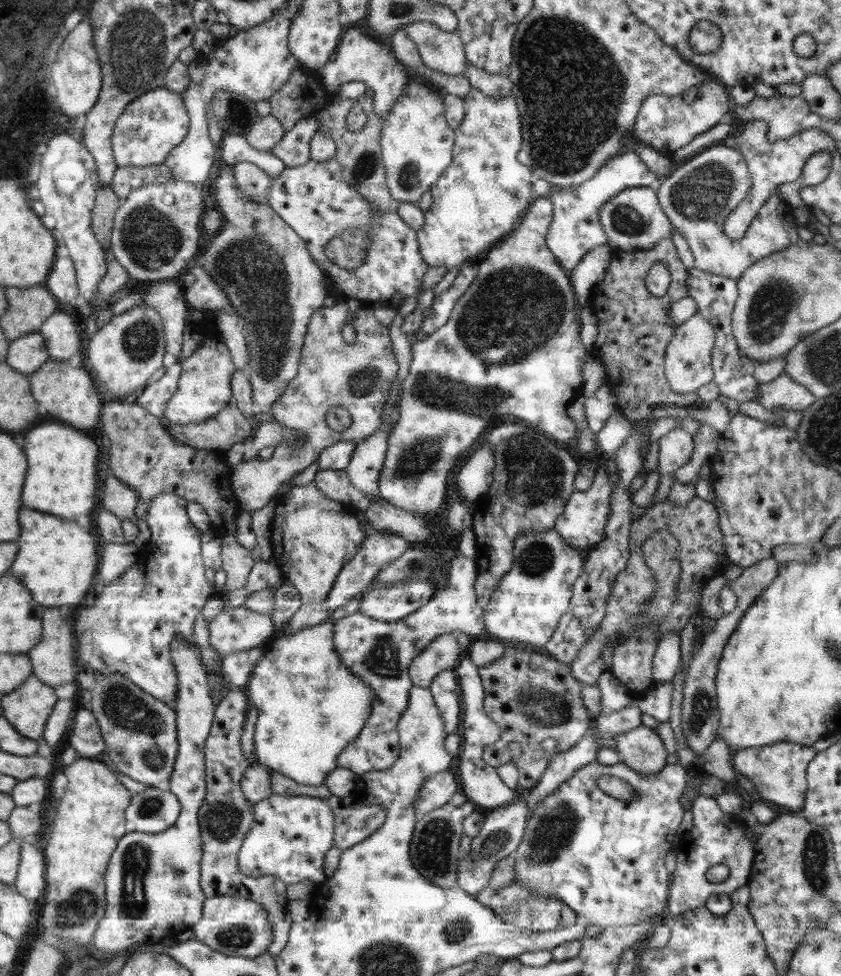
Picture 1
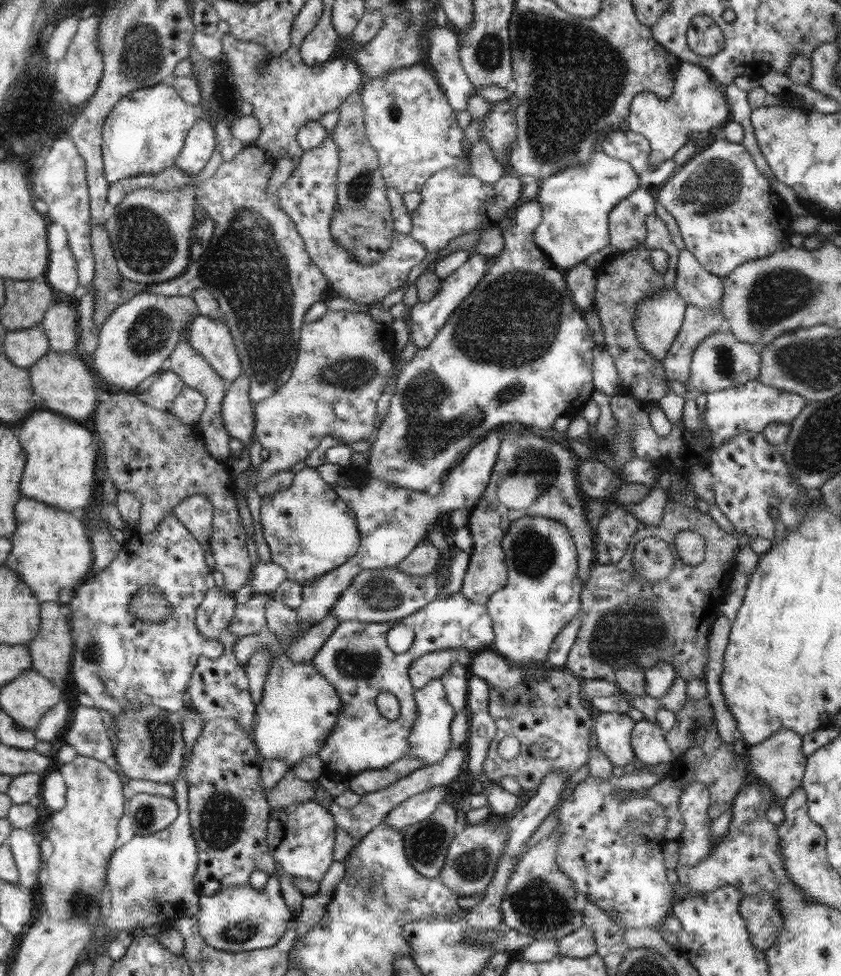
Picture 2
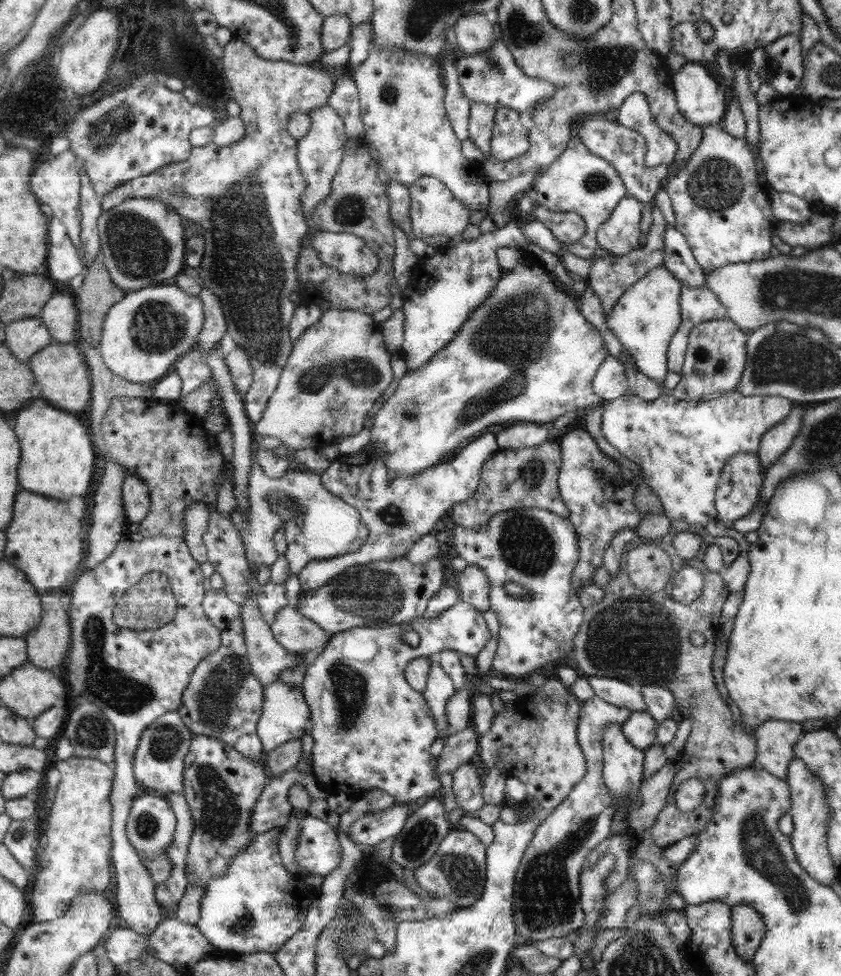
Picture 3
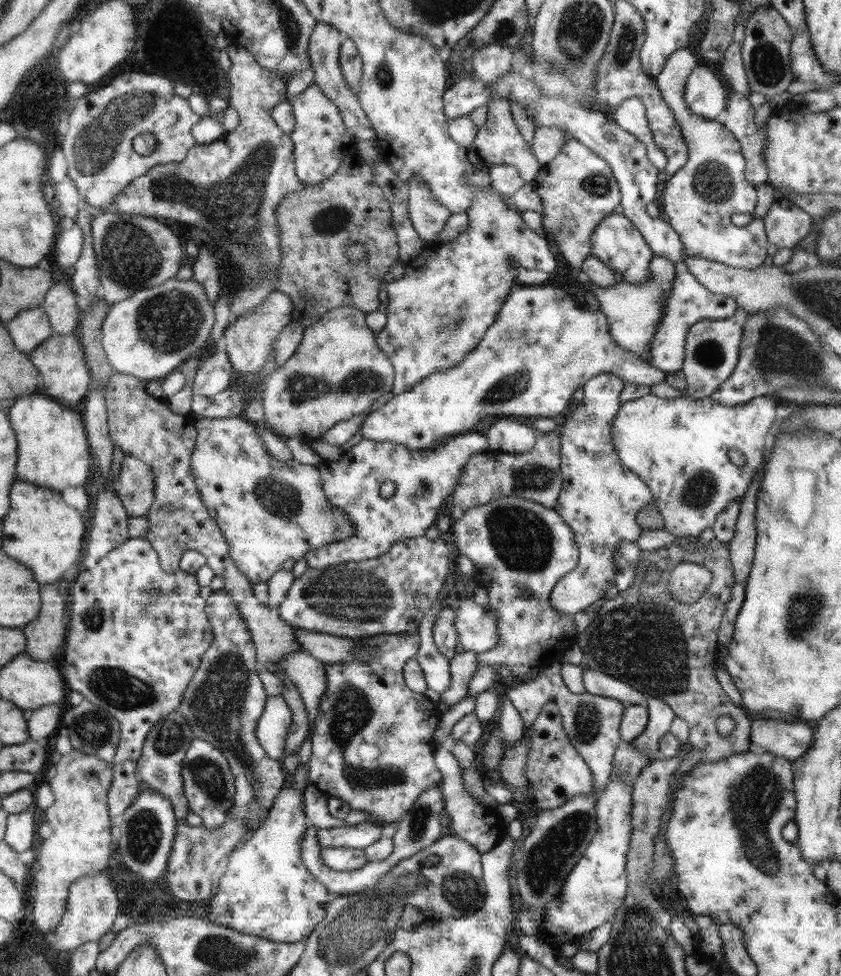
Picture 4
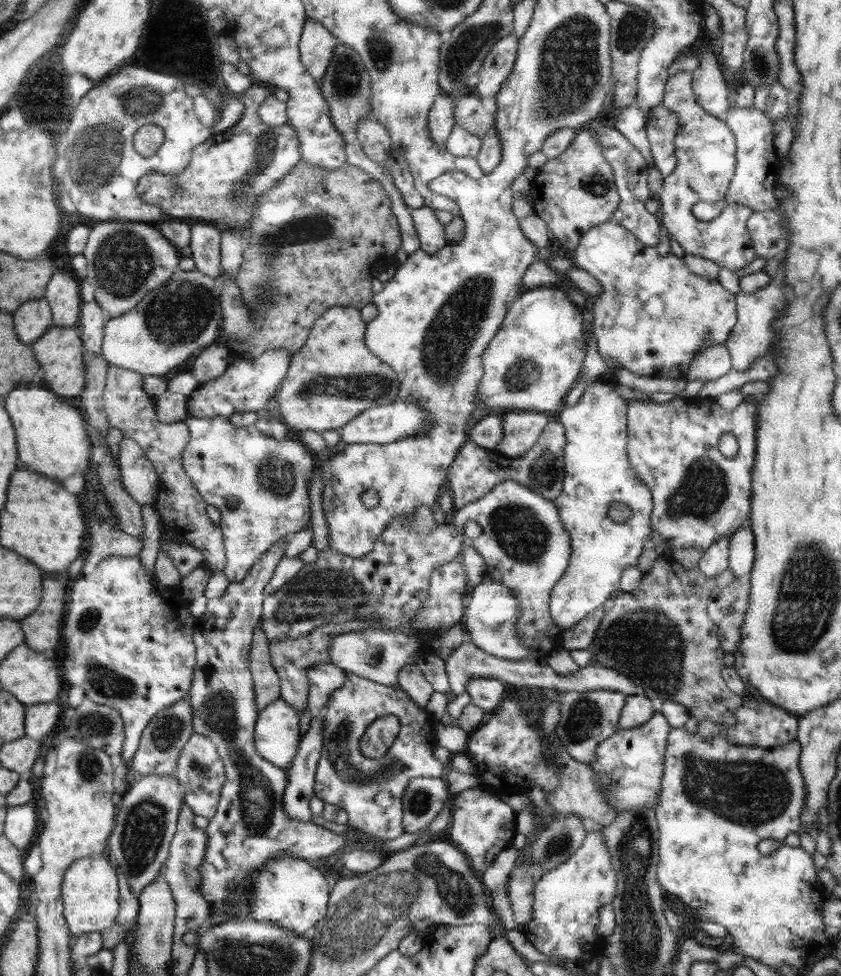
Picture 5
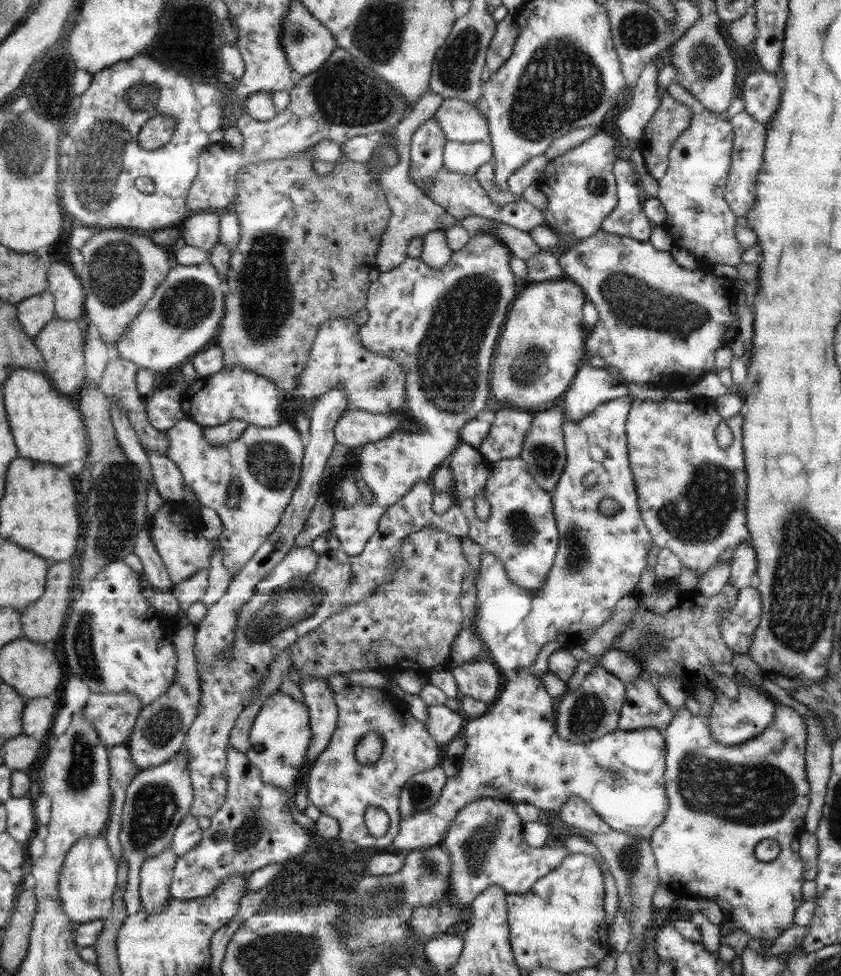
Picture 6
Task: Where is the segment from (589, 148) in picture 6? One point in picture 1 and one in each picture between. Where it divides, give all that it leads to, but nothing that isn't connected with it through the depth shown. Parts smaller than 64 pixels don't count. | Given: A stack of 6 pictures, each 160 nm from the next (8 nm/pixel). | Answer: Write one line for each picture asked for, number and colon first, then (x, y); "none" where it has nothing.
1: (575, 229)
2: (576, 202)
3: (578, 181)
4: (578, 189)
5: (575, 191)

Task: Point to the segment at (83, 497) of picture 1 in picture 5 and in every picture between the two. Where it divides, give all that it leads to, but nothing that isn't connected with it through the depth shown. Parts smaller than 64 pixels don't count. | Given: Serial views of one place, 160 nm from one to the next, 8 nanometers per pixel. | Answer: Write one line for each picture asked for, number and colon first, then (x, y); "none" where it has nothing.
2: (60, 453)
3: (58, 455)
4: (53, 451)
5: (52, 438)

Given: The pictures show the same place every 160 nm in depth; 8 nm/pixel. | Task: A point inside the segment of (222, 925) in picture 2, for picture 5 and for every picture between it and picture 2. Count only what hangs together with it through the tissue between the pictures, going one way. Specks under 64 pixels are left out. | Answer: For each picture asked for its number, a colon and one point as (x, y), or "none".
3: (257, 905)
4: (266, 891)
5: (291, 892)

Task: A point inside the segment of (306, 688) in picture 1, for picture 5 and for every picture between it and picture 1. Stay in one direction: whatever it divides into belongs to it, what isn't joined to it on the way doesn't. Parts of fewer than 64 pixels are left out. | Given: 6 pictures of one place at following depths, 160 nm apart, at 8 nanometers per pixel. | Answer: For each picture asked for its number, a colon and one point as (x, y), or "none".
2: (298, 708)
3: (285, 712)
4: (273, 726)
5: (277, 736)

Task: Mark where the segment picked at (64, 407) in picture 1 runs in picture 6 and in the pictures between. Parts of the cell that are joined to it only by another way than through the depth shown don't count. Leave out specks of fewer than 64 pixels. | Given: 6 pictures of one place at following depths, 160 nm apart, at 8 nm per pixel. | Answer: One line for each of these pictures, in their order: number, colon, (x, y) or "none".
2: (63, 382)
3: (63, 381)
4: (60, 359)
5: (60, 353)
6: (61, 342)

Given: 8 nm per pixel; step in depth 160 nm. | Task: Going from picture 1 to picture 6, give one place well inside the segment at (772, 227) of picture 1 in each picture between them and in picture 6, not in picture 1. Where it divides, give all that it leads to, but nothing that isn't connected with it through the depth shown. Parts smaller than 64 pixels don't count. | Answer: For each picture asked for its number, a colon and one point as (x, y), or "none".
2: (727, 213)
3: (725, 214)
4: (698, 199)
5: (705, 148)
6: (692, 189)

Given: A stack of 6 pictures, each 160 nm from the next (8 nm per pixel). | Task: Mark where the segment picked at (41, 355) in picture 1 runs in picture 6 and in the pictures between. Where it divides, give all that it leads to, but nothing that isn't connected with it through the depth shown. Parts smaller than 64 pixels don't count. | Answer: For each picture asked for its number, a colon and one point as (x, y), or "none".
2: (23, 348)
3: (25, 337)
4: (30, 327)
5: (33, 318)
6: (33, 313)

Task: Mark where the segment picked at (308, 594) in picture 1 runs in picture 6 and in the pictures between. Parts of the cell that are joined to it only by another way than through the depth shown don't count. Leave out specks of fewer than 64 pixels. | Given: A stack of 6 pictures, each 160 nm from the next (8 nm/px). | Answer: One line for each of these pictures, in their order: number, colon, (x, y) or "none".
2: (309, 529)
3: (318, 525)
4: (269, 511)
5: (260, 485)
6: (249, 482)

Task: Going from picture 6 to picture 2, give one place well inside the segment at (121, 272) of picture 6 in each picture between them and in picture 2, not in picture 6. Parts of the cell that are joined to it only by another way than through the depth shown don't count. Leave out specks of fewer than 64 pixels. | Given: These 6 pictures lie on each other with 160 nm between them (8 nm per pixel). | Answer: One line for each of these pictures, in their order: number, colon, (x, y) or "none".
2: (150, 231)
3: (142, 241)
4: (133, 252)
5: (125, 260)

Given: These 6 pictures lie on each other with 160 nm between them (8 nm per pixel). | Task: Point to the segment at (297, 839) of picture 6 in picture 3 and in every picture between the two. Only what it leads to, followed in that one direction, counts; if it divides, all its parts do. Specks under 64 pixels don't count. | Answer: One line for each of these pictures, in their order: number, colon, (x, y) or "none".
3: (224, 699)
4: (223, 703)
5: (250, 827)

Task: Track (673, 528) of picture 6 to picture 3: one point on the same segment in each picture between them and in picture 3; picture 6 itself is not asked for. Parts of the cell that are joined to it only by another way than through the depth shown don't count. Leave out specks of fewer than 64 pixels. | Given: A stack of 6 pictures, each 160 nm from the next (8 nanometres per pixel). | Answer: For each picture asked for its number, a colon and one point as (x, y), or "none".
3: (681, 446)
4: (679, 447)
5: (699, 495)

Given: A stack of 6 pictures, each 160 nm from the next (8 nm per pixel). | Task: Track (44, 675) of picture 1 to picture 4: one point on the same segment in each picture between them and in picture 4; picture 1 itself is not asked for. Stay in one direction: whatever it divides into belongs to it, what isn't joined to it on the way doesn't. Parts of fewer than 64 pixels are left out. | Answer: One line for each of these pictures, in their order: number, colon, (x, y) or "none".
2: (51, 651)
3: (48, 644)
4: (46, 634)

